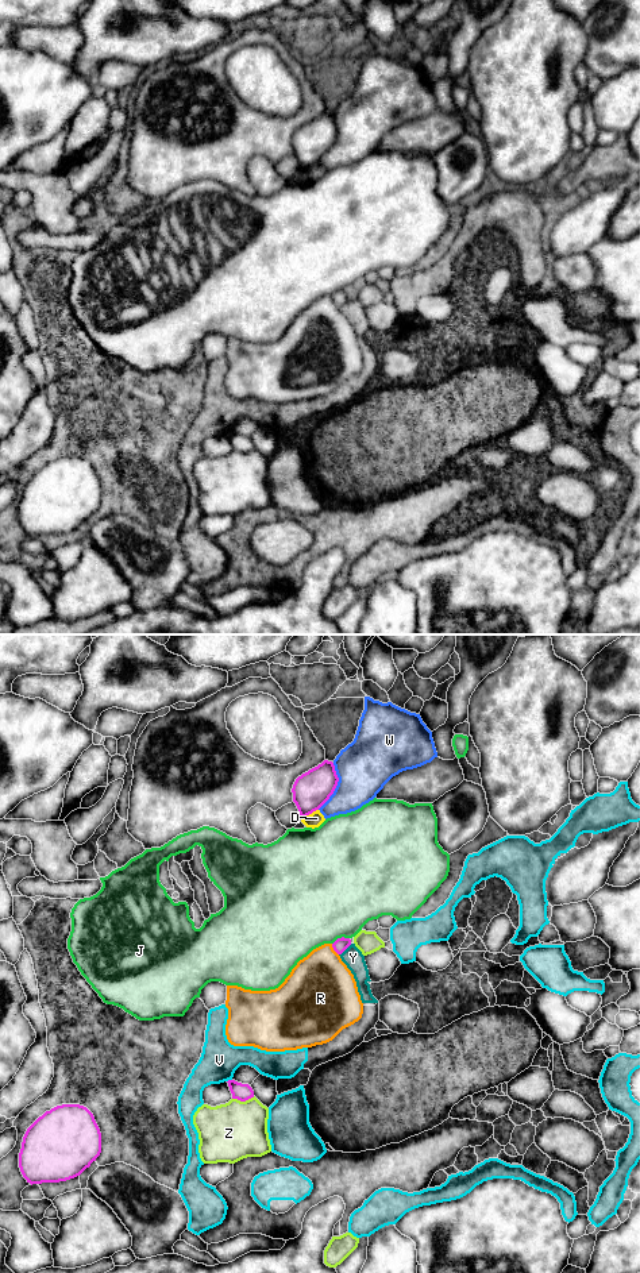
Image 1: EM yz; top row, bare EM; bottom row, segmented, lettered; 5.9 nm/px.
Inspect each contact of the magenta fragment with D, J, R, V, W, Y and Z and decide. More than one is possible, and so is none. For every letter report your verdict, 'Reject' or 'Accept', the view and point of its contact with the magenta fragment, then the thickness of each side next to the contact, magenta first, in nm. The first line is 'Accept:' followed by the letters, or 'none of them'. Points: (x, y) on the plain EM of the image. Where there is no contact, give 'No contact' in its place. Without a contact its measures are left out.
Accept: none of them
D: Reject. Touches magenta at yz (309, 165). Thickness 220 nm (magenta) against 90 nm
J: Reject. Touches magenta at yz (342, 289). Thickness 80 nm (magenta) against 500 nm
R: Reject. Touches magenta at yz (334, 301). Thickness 80 nm (magenta) against 400 nm
V: Reject. Touches magenta at yz (228, 432). Thickness 100 nm (magenta) against 220 nm
W: Reject. Touches magenta at yz (336, 137). Thickness 220 nm (magenta) against 320 nm
Y: Reject. Touches magenta at yz (344, 301). Thickness 80 nm (magenta) against 120 nm
Z: Reject. Touches magenta at yz (243, 452). Thickness 100 nm (magenta) against 360 nm

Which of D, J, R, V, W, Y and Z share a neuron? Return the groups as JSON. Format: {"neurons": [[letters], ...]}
{"neurons": [["D"], ["J"], ["R"], ["V", "Y"], ["W"], ["Z"]]}

